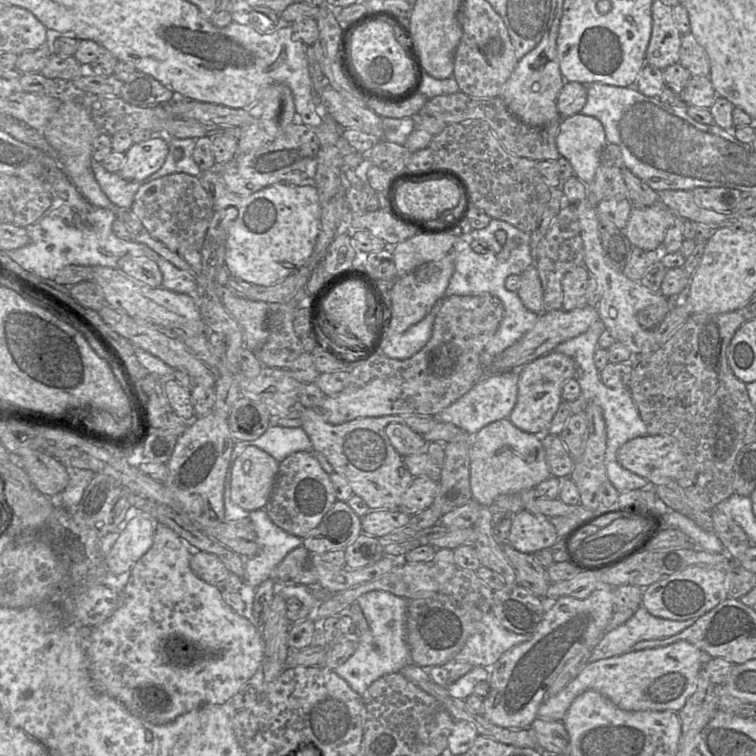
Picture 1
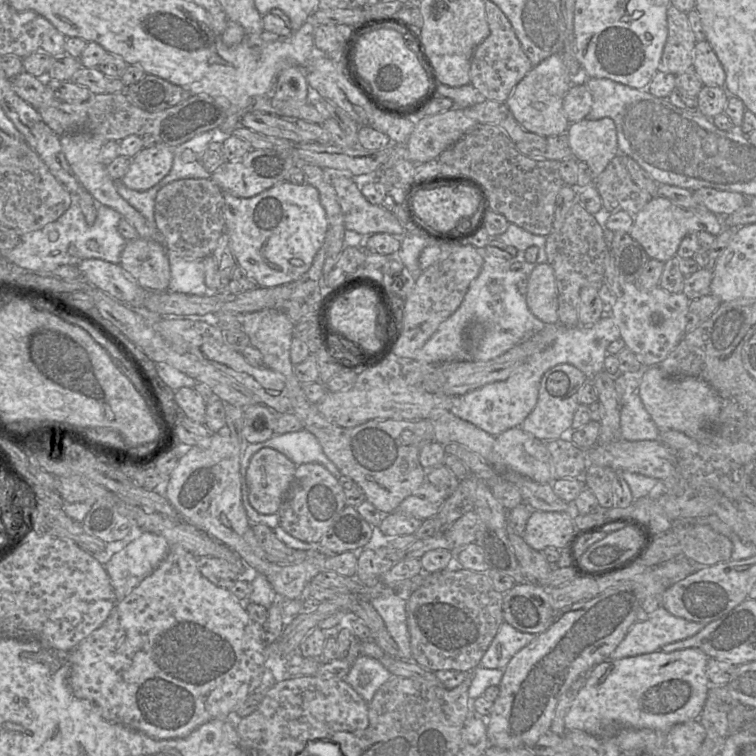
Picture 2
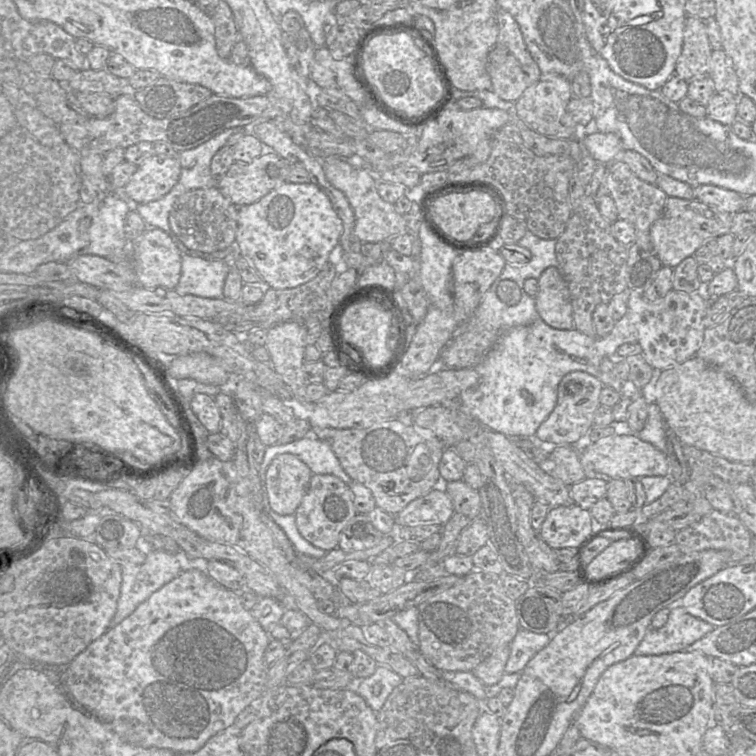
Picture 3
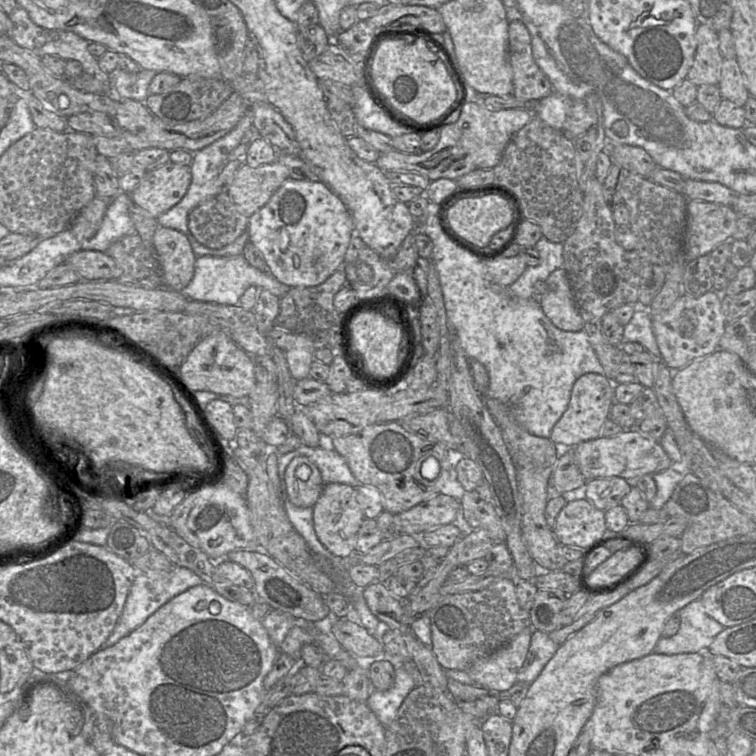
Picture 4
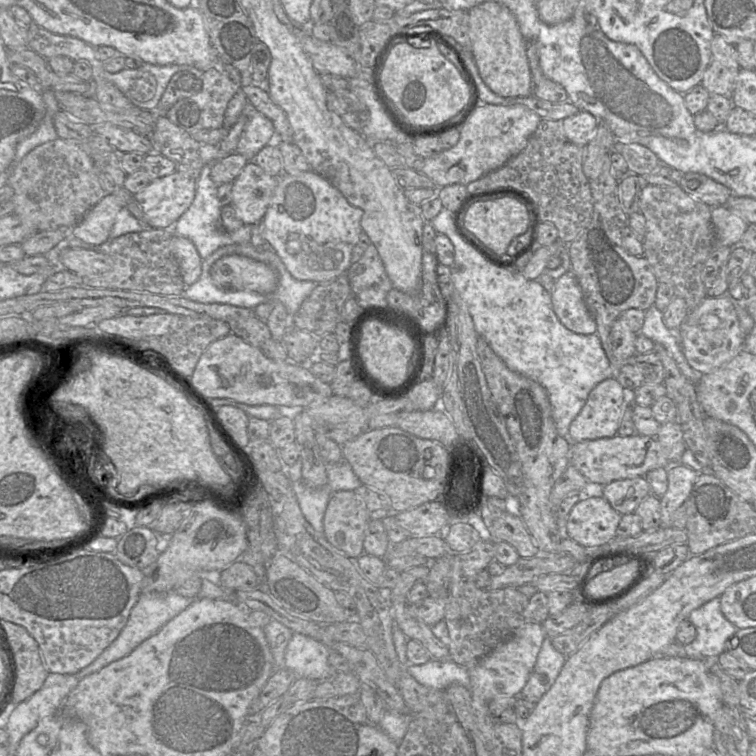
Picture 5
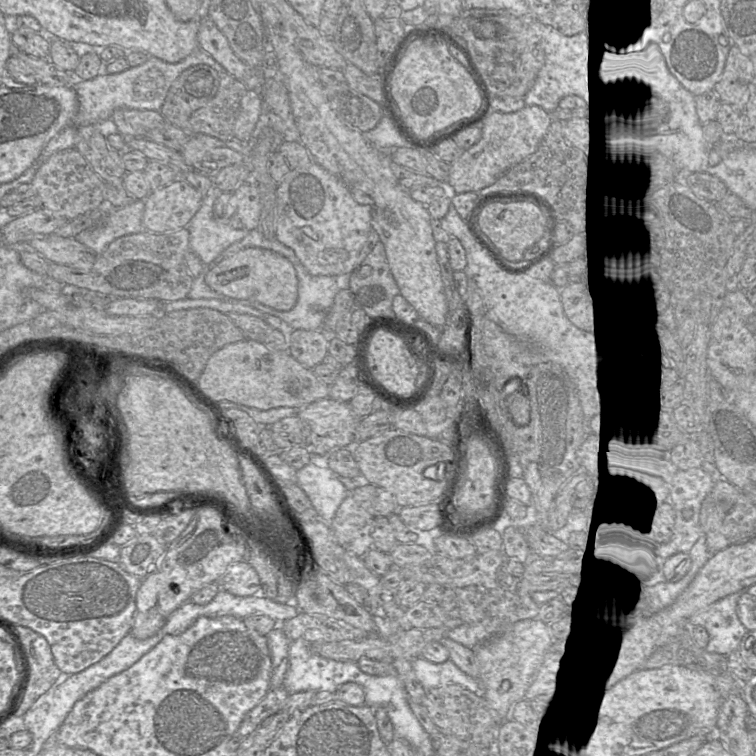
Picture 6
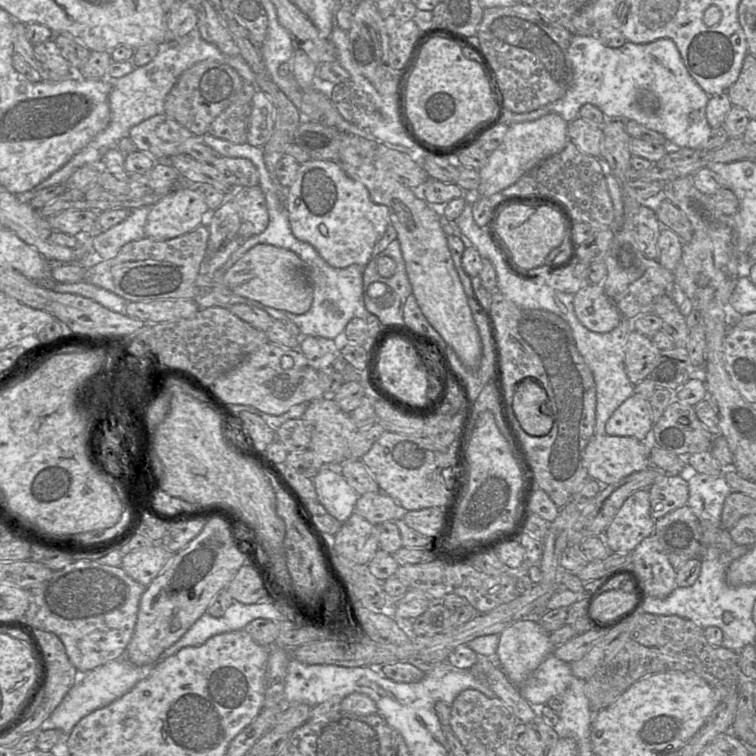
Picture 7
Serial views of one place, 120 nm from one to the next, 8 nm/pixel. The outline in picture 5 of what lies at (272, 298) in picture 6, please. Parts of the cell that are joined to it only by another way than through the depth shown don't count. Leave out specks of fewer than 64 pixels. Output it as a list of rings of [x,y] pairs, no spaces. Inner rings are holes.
[[[229,255],[211,267],[211,278],[228,291],[272,293],[278,284],[276,272],[266,263],[242,255]]]

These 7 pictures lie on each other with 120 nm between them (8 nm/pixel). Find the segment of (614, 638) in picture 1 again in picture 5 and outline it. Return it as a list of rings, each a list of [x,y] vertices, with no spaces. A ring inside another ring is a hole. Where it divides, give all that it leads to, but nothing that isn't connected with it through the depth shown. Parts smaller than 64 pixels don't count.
[[[716,597],[692,610],[687,619],[696,628],[696,637],[684,646],[689,658],[704,659],[725,652],[726,641],[738,630],[724,616],[720,597]]]

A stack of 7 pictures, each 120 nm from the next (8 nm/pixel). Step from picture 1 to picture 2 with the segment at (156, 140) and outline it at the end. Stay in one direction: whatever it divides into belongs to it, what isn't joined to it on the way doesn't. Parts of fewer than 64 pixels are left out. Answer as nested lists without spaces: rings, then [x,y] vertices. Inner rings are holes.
[[[161,144],[143,148],[131,159],[130,167],[120,181],[130,189],[145,191],[158,184],[169,173],[172,164],[172,147]]]

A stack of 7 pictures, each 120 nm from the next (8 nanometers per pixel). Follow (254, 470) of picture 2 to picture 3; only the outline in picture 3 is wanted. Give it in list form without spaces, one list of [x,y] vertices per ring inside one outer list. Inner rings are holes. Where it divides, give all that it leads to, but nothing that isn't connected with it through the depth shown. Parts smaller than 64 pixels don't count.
[[[277,455],[265,472],[265,488],[270,508],[280,515],[294,514],[312,475],[311,469],[296,455]]]

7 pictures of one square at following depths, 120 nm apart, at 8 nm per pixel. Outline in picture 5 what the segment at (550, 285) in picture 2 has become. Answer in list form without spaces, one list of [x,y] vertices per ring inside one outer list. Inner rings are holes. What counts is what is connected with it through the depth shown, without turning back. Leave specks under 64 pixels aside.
[[[572,271],[555,280],[551,300],[557,317],[567,329],[583,335],[596,333],[597,324],[585,304],[582,290]]]

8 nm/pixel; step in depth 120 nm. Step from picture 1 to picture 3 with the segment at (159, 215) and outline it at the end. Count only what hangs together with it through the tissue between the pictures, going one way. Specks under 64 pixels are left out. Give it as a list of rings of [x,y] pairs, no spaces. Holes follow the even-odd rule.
[[[217,187],[195,189],[182,194],[171,209],[169,224],[173,234],[190,249],[213,253],[230,247],[236,239],[238,207]]]

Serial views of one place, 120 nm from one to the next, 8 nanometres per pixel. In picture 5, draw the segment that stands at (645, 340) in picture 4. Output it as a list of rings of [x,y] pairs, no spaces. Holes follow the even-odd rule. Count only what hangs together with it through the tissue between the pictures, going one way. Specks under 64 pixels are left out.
[[[655,305],[645,311],[644,323],[640,334],[645,335],[654,343],[663,345],[669,355],[675,360],[679,370],[691,382],[696,384],[699,381],[699,376],[702,376],[698,371],[694,371],[688,364],[679,341],[679,333],[669,330],[663,322],[663,312]]]

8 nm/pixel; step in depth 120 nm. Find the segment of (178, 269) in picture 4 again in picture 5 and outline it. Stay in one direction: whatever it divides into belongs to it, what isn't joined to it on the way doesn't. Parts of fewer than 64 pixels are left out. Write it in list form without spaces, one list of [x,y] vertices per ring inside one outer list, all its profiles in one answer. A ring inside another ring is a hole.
[[[173,235],[171,250],[178,263],[186,287],[195,283],[202,273],[202,261],[195,245],[185,237]]]

